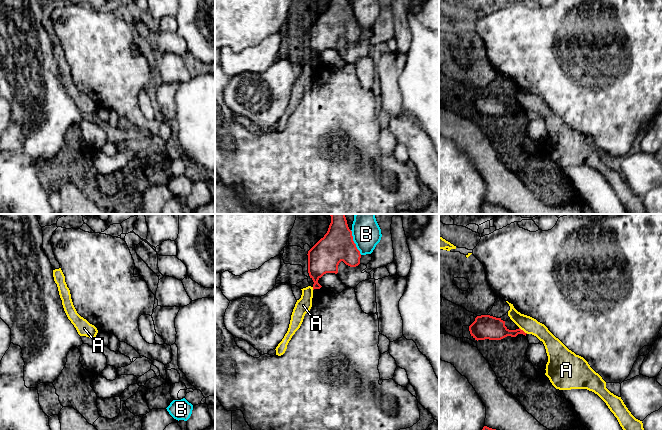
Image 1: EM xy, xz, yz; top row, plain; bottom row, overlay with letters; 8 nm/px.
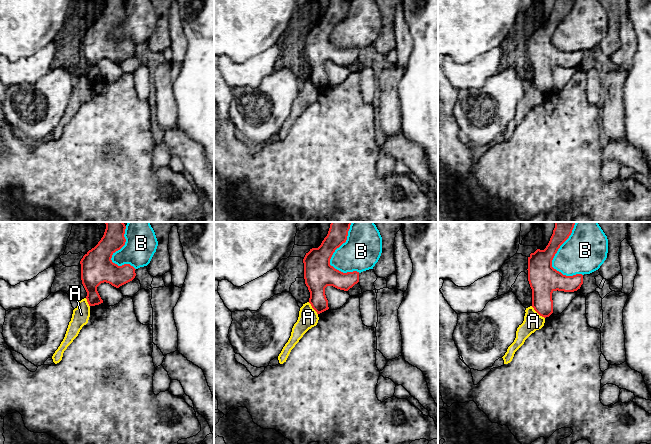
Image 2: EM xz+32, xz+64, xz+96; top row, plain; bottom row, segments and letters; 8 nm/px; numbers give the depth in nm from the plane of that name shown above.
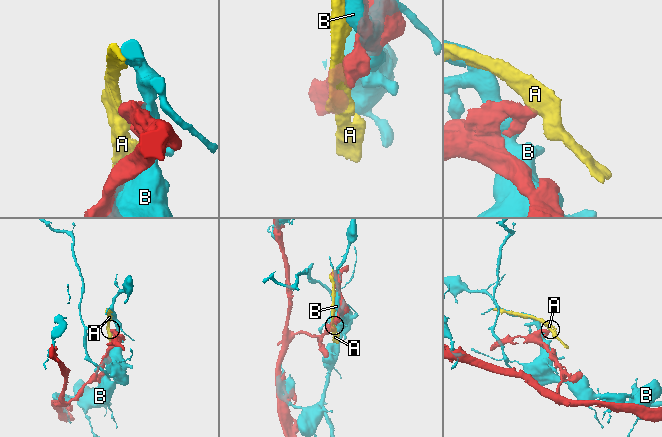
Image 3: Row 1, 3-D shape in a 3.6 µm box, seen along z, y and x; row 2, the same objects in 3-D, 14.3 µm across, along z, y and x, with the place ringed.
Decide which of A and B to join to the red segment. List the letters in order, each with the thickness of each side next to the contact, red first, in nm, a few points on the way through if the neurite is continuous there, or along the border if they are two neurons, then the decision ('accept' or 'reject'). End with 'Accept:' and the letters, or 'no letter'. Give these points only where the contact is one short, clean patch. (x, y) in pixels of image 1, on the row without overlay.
A: 190 nm thick on the red side, 140 nm on the other; border along yz (519, 103), (527, 109); reject
B: 260 nm thick on the red side, 200 nm on the other; reject
Accept: no letter

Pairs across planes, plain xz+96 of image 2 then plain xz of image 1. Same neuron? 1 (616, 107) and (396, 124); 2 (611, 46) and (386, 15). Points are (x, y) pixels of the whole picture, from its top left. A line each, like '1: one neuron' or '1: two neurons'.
1: two neurons
2: one neuron

